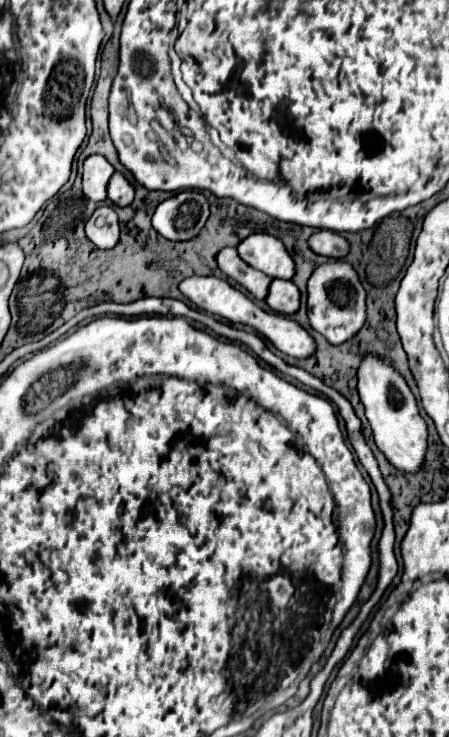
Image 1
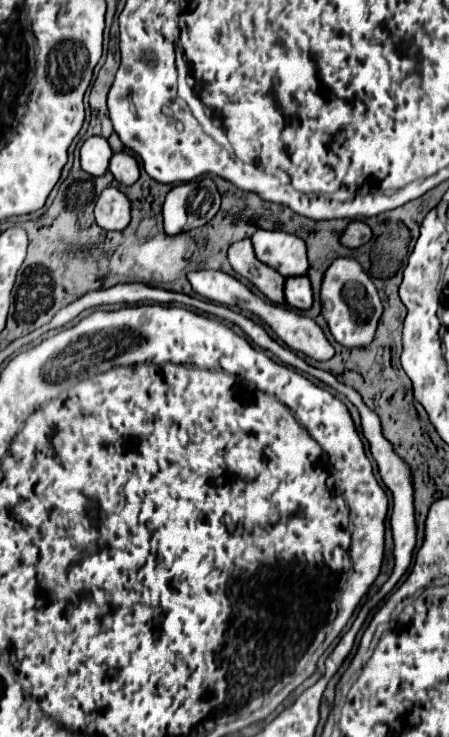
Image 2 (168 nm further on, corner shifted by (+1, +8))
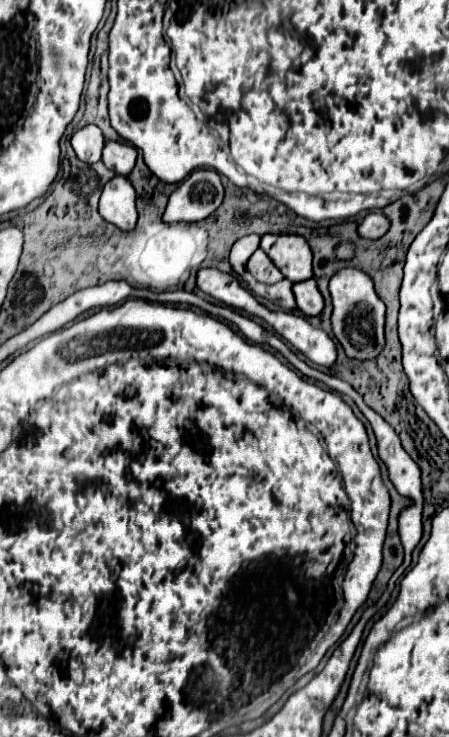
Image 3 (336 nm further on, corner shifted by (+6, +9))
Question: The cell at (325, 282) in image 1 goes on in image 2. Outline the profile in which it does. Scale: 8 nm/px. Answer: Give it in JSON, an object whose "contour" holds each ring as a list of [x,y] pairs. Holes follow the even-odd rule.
{"contour":[[[337,258],[329,270],[325,272],[323,286],[321,286],[321,302],[323,302],[323,316],[329,324],[333,338],[347,348],[367,348],[373,342],[379,318],[383,314],[383,302],[379,292],[363,272],[361,264],[353,258]]]}

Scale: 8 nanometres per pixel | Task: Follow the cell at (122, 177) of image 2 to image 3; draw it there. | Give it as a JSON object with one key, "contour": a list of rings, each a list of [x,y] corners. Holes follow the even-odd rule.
{"contour":[[[108,141],[102,151],[102,163],[116,175],[128,175],[136,163],[136,149],[118,141]]]}

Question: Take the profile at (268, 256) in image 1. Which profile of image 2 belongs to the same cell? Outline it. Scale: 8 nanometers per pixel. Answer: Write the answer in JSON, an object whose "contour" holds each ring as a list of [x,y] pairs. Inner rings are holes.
{"contour":[[[259,230],[253,234],[253,246],[257,258],[275,268],[281,276],[305,276],[309,270],[307,246],[299,236],[277,232],[277,230]]]}

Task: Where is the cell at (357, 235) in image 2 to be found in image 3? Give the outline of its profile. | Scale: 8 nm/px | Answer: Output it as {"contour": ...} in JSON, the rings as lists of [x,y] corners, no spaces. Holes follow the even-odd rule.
{"contour":[[[370,213],[358,225],[358,235],[364,239],[380,239],[388,231],[388,219],[382,213]]]}

